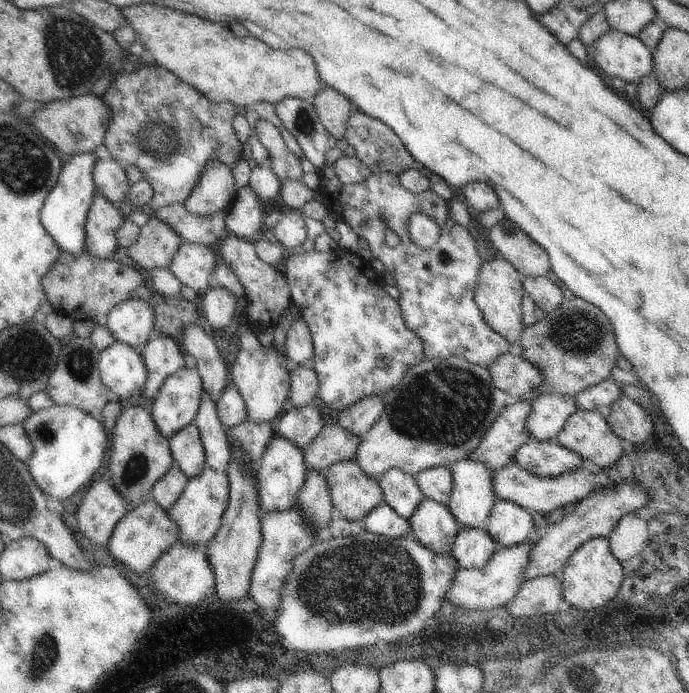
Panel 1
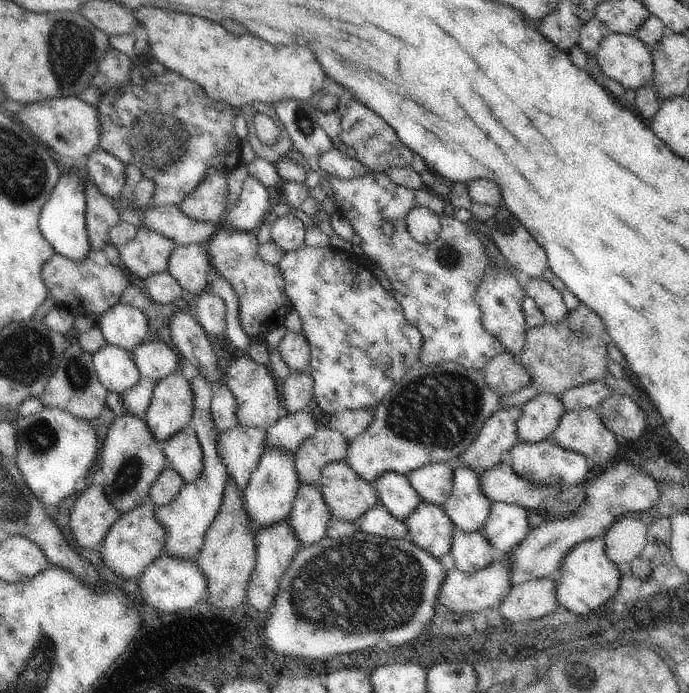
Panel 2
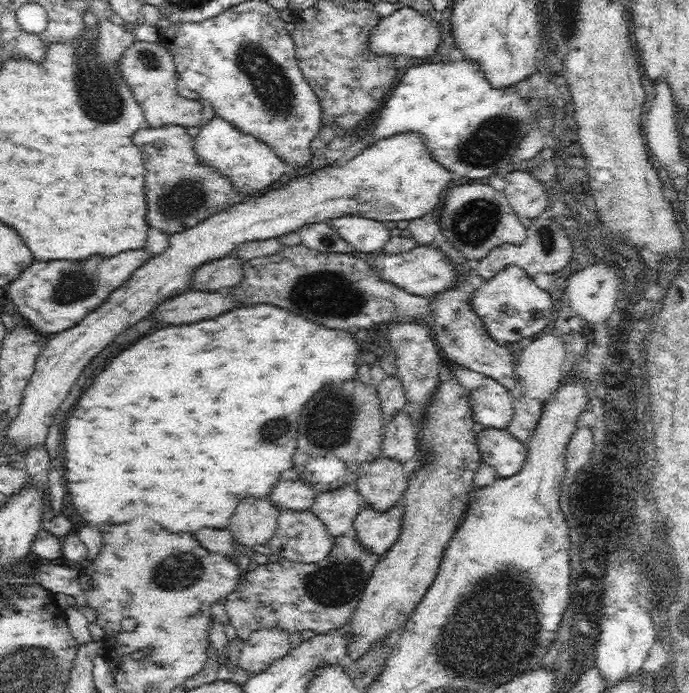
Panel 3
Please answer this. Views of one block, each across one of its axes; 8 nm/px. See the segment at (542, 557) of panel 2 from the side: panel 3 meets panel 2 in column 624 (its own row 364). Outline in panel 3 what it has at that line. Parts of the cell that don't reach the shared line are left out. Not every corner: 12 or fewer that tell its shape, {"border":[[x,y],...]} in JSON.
{"border":[[408,220],[418,245],[433,244],[460,270],[425,320],[448,360],[519,383],[517,352],[492,340],[470,305],[474,265],[438,220]]}

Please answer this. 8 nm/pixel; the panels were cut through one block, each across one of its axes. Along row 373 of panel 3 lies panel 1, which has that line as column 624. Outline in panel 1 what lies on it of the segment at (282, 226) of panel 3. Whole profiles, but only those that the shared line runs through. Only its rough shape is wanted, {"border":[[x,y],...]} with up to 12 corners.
{"border":[[613,30],[594,42],[610,76],[638,84],[653,52],[638,36]]}

